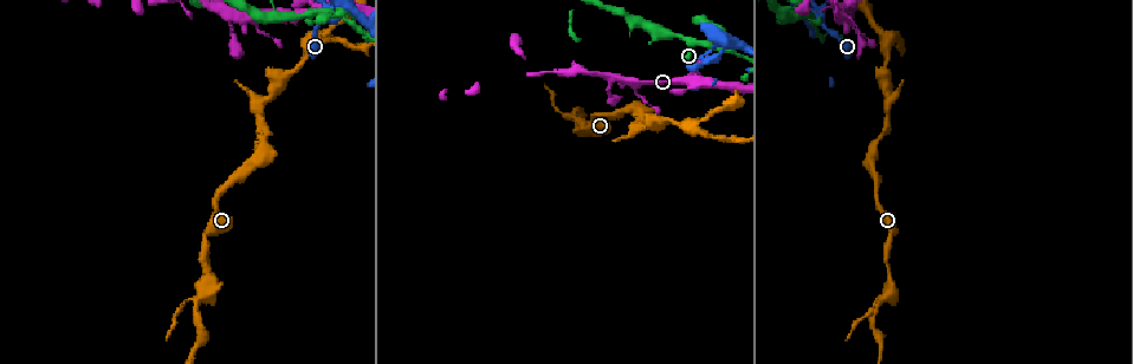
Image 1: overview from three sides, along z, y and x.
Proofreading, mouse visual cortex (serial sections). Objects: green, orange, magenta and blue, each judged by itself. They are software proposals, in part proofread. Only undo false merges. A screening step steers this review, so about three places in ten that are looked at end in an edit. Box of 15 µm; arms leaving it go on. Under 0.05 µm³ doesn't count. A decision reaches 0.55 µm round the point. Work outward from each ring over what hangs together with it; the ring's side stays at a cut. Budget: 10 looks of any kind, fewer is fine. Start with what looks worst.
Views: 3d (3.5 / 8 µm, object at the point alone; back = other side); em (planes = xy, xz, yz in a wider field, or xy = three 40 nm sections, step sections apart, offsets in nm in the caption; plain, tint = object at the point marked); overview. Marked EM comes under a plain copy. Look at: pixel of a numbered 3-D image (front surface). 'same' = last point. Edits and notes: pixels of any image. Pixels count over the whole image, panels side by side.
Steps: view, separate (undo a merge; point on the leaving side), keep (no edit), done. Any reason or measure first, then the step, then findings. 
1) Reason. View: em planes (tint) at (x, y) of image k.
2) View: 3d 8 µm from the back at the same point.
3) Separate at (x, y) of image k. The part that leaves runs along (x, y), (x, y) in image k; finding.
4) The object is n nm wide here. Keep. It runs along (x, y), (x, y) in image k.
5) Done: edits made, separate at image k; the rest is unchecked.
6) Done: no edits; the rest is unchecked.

Sharp bend. View: 3d 8 µm at (887, 38) of image 1.

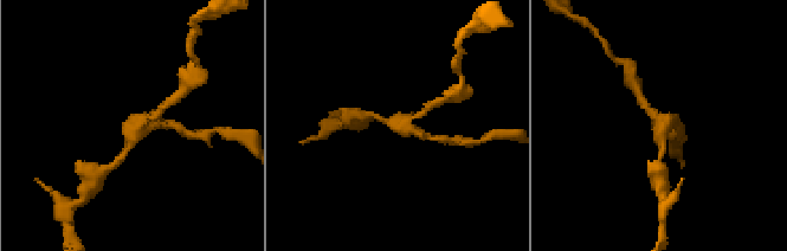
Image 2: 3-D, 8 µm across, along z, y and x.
Zoom in. View: 3d 3.5 µm from the back at (665, 124) of image 2.

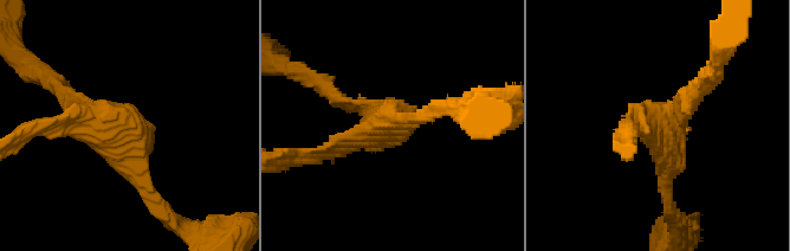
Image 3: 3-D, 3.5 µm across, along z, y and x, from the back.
Now the EM. View: em planes (tint) at (657, 126) of image 3.

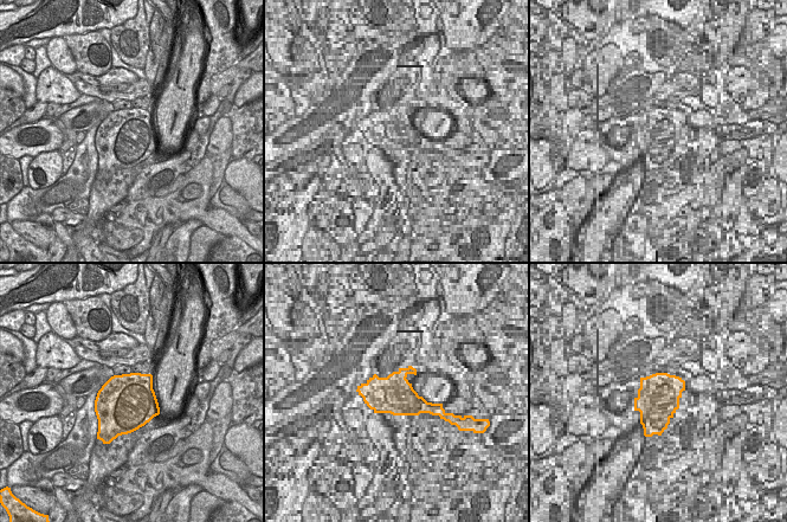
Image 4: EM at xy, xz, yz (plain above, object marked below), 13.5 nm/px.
The object is 750 nm wide here. Keep. It runs along (150, 195), (110, 116), (59, 90) in image 3; one cell here.

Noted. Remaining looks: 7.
Arms part here. View: 3d 3.5 µm from the back at (809, 23) of image 1.

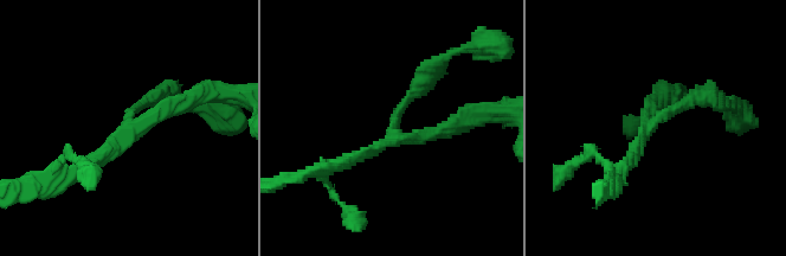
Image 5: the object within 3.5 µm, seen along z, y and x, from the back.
3 arms meet here; the arms are 150, 200, 250 nm wide; shape alone is not enough. View: em planes (tint) at (401, 136) of image 5.

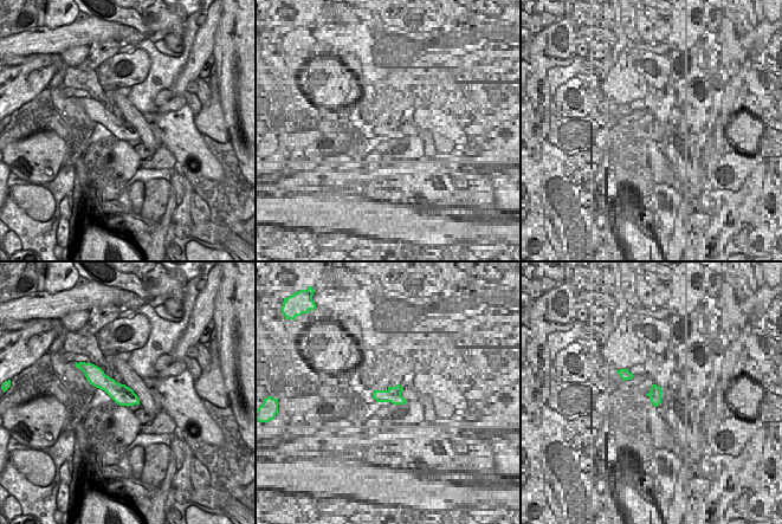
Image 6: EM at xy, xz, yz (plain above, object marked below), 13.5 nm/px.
Keep. It runs along (94, 372), (115, 390), (135, 401) in image 6; continuous, no second cell.

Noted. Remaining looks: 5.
Arms part here. View: 3d 3.5 µm at (693, 83) of image 1.

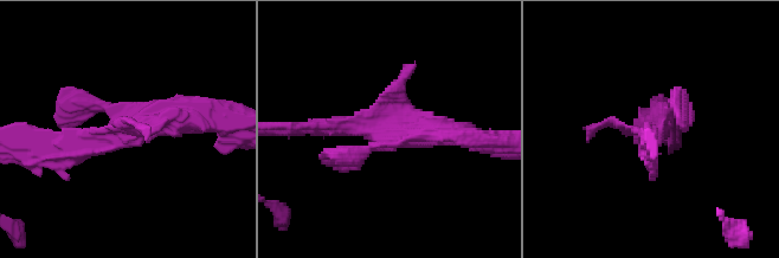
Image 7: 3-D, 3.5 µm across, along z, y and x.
View: em xy step 2 (tint) at (661, 126) of image 7.

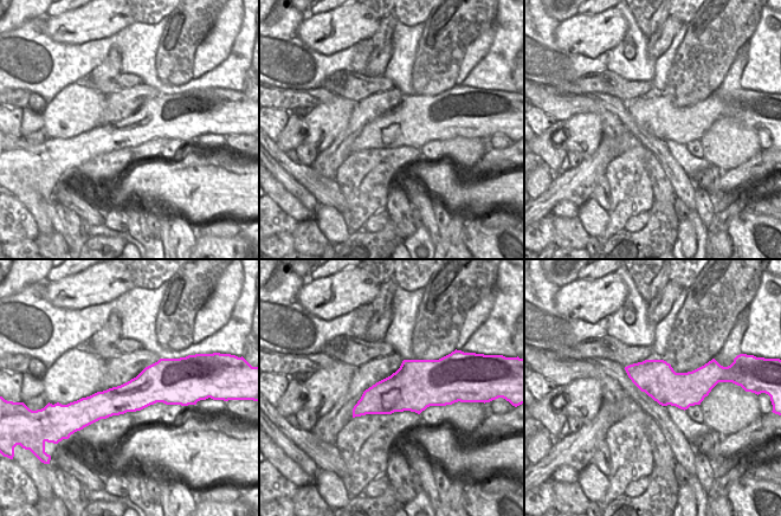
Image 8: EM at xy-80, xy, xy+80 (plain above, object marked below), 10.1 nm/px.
The object is 500 nm wide here. Keep. It runs along (56, 147), (205, 114) in image 7; all the same cell.

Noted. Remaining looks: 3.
Narrows sharply. View: 3d 3.5 µm at (841, 13) of image 1.

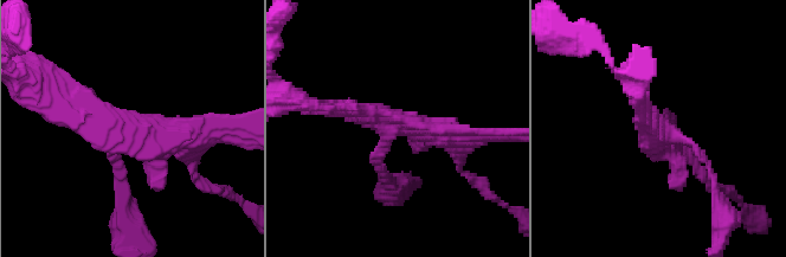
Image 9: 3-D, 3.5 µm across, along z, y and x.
Need the tissue. View: em xy step 5 (tint) at (388, 120) of image 9.

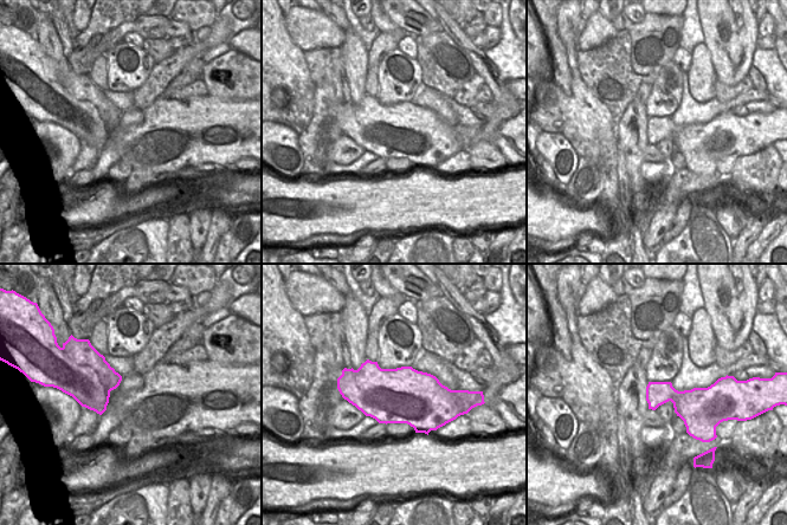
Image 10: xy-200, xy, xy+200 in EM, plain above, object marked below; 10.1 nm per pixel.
View: em planes (tint) at the same point.

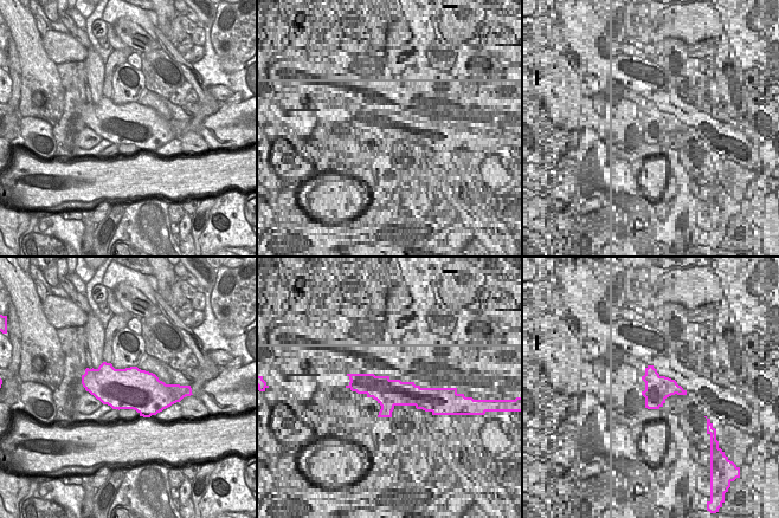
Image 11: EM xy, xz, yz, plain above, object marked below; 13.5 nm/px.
Keep. It runs along (198, 133), (108, 133), (53, 103) in image 9; continuous, no second cell.

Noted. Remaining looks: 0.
Done: no edits; the rest is unchecked.

